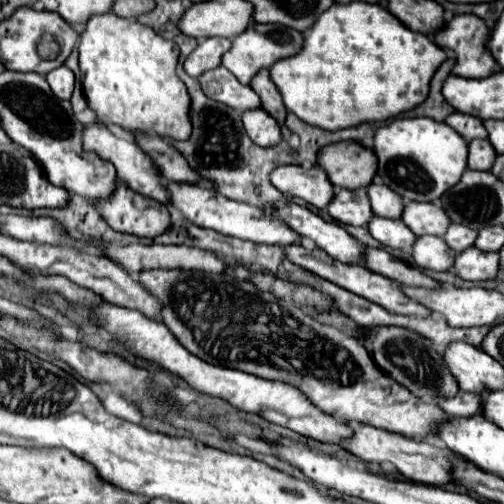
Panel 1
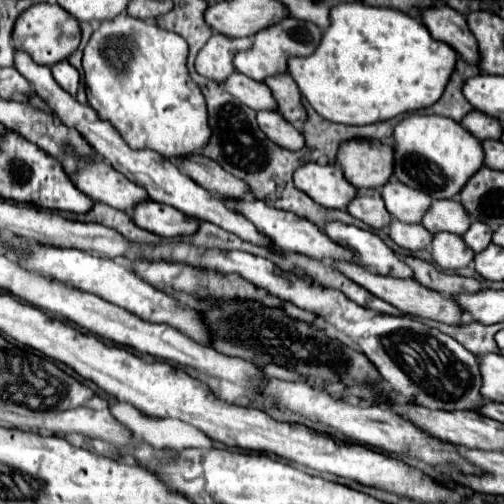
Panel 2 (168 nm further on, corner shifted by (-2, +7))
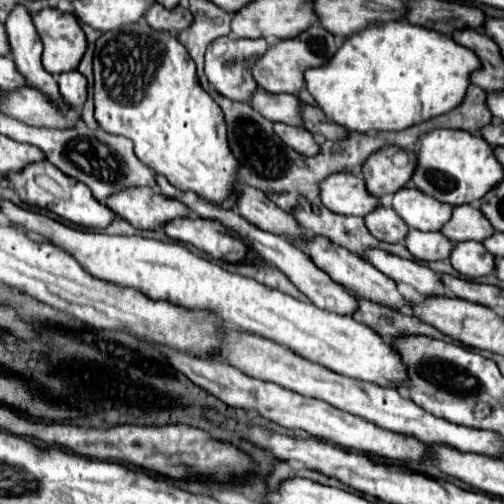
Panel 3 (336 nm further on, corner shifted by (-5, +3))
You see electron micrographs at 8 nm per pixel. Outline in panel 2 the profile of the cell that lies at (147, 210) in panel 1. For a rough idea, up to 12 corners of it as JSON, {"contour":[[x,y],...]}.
{"contour":[[144,200],[132,220],[164,238],[188,236],[196,218]]}

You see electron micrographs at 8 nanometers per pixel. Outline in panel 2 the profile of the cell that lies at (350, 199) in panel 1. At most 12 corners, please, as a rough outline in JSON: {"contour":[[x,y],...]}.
{"contour":[[358,190],[346,212],[370,228],[392,220],[378,190]]}

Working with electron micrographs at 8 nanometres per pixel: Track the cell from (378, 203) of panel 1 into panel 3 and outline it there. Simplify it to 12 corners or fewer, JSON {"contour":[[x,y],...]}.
{"contour":[[417,188],[393,194],[393,210],[409,228],[433,232],[453,206]]}

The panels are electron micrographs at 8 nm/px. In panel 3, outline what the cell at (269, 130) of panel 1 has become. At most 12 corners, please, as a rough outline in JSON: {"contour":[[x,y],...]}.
{"contour":[[275,124],[287,146],[303,156],[315,156],[319,144],[305,128]]}

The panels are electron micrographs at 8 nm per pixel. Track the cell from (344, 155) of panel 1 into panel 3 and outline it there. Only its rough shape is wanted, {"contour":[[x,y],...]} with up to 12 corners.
{"contour":[[397,146],[377,150],[363,164],[363,178],[373,196],[405,188],[417,166],[417,152],[397,166]]}

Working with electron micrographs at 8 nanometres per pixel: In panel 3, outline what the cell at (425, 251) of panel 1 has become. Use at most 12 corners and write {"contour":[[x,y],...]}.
{"contour":[[481,242],[455,244],[449,262],[469,278],[495,272]]}

